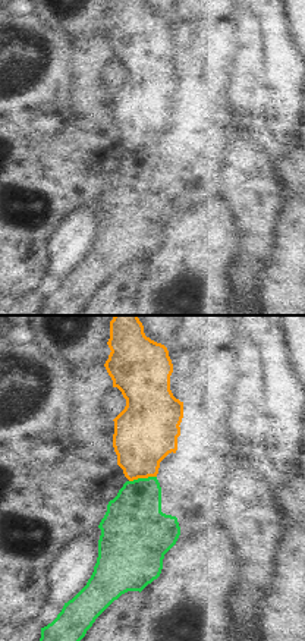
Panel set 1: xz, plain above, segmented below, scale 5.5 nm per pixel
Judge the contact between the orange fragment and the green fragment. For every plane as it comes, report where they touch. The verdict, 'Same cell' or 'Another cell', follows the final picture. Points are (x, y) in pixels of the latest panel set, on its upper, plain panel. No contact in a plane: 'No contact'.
Touches orange at (142, 148)

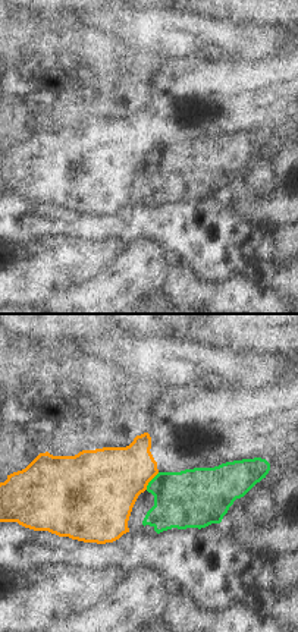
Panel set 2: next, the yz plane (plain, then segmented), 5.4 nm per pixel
Touches orange at (150, 151)

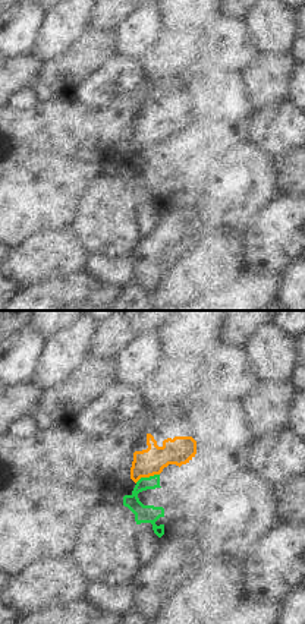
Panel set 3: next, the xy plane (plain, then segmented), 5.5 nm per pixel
Touches orange at (147, 148)

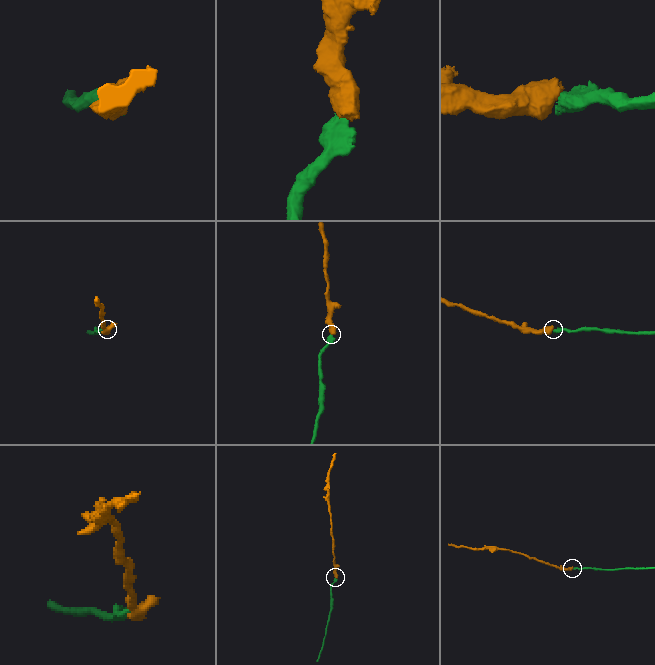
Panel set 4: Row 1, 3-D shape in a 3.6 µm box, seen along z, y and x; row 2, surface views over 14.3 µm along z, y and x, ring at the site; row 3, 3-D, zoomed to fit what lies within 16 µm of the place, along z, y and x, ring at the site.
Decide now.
Another cell

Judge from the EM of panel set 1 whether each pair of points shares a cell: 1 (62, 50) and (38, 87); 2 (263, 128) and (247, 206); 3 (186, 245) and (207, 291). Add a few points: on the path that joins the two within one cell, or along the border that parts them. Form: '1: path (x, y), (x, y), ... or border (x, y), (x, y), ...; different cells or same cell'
1: path (53, 59), (41, 78); same cell
2: border (236, 121), (236, 125), (264, 153), (276, 172); different cells
3: path (194, 257), (194, 269), (203, 279); same cell

